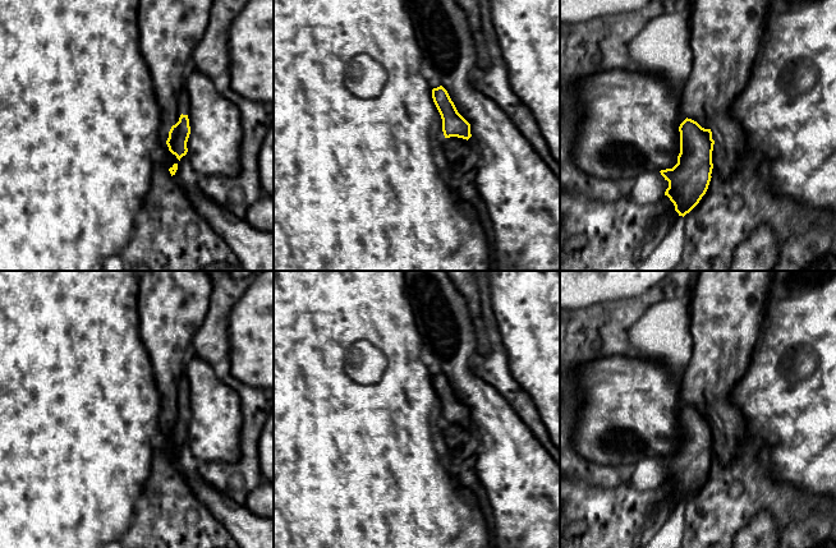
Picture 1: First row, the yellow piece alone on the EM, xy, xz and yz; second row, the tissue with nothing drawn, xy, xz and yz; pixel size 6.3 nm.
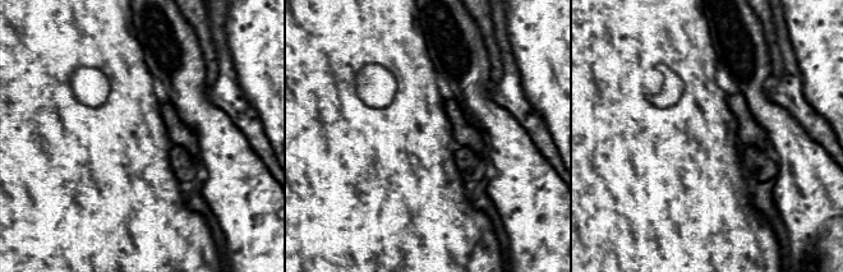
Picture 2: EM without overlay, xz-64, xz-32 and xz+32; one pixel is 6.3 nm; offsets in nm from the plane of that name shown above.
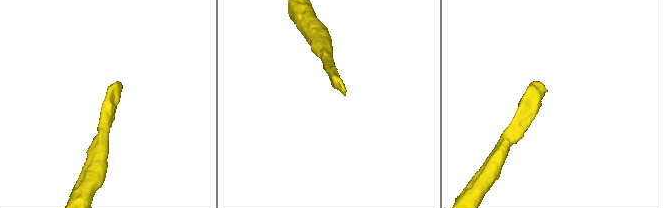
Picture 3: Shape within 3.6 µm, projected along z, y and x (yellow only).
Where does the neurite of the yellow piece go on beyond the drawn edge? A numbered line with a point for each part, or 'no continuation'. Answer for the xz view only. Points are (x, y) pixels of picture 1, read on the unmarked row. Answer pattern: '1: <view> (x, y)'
no continuation

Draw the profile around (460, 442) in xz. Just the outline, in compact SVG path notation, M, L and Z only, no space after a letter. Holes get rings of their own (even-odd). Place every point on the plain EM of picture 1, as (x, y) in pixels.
M445 424L444 434L451 455L460 457L463 461L473 461L477 457L481 441L470 433L467 425Z

